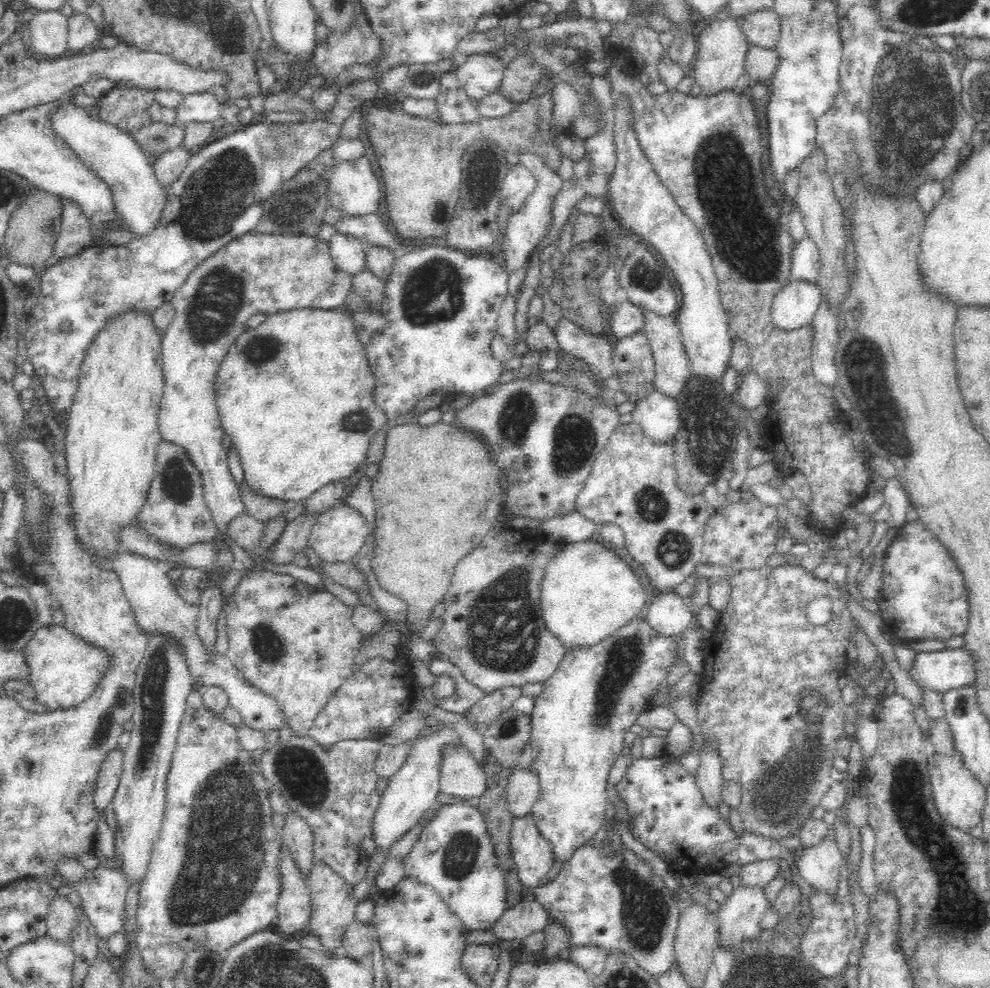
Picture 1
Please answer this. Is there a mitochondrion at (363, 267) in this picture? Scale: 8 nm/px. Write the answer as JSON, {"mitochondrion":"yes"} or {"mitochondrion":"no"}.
{"mitochondrion":"no"}

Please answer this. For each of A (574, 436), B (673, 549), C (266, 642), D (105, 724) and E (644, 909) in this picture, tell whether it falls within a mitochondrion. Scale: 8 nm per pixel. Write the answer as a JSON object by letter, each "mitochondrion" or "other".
{"A":"mitochondrion","B":"mitochondrion","C":"mitochondrion","D":"mitochondrion","E":"mitochondrion"}

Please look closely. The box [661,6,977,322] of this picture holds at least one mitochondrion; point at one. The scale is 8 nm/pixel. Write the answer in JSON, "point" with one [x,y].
{"point":[913,107]}

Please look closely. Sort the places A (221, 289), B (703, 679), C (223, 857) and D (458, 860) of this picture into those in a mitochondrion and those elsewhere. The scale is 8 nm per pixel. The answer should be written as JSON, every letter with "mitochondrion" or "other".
{"A":"mitochondrion","B":"other","C":"mitochondrion","D":"mitochondrion"}

